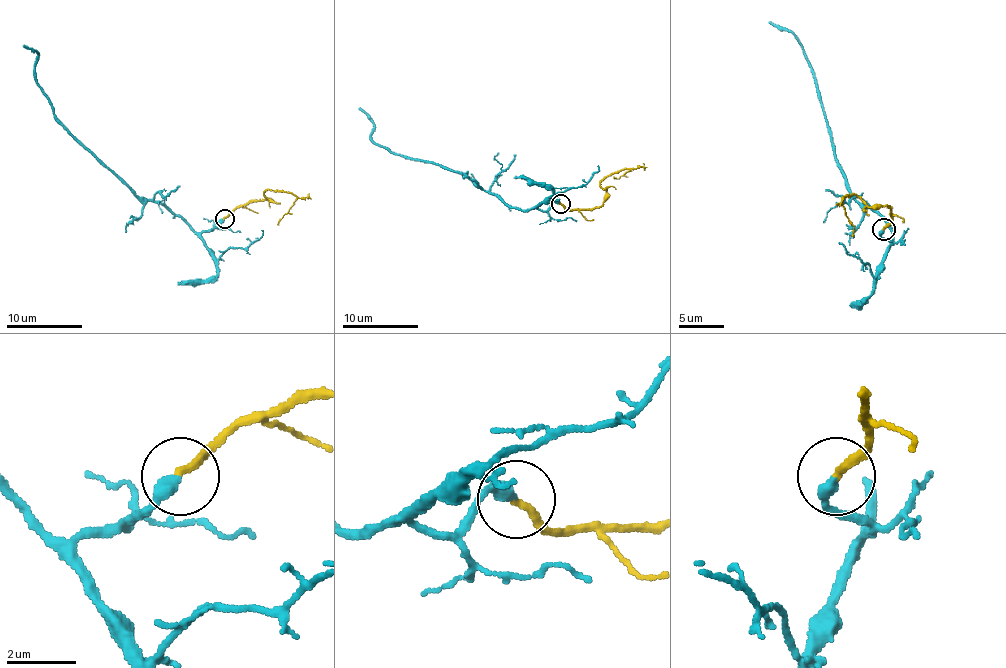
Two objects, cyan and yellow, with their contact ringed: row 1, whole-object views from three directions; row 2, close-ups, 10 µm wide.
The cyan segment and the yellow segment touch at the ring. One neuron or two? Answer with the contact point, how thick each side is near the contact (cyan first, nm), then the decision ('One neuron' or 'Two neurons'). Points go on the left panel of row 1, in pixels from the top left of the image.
Place: (224, 219). Thickness 380 nm (cyan) against 240 nm. One neuron

